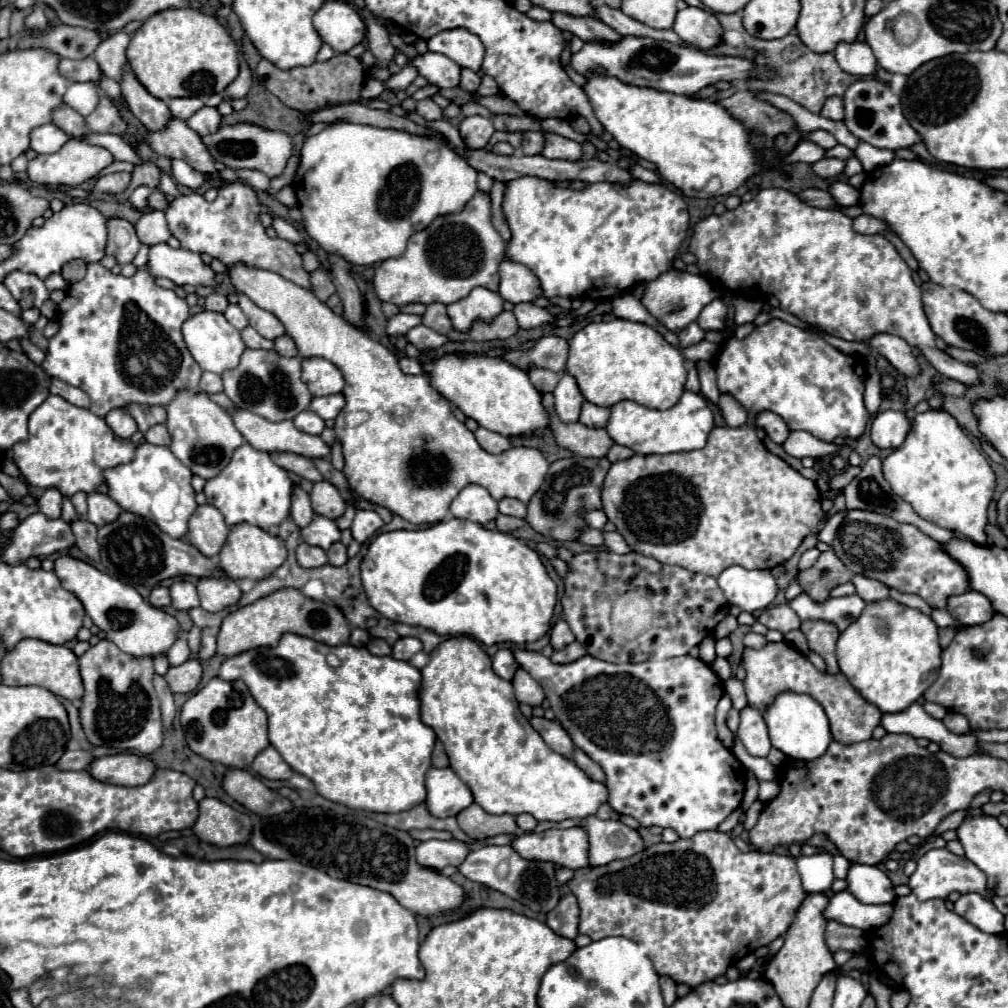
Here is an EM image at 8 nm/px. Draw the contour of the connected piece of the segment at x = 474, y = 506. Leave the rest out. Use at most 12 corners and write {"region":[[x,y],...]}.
{"region":[[477,484],[451,504],[453,518],[487,526],[499,516],[497,500]]}

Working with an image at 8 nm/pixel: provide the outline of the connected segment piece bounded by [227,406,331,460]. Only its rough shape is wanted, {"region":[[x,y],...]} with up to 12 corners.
{"region":[[239,406],[227,410],[255,448],[291,452],[309,460],[329,458],[321,436],[293,420],[267,422]]}

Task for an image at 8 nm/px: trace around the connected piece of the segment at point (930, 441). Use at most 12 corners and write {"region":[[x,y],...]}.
{"region":[[943,410],[883,460],[921,518],[987,546],[985,456]]}

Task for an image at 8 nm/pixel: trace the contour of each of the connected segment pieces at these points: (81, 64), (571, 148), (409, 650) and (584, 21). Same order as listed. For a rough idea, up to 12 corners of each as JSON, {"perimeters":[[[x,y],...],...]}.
{"perimeters":[[[91,56],[63,58],[59,70],[73,82],[99,82],[101,70]],[[543,132],[545,158],[579,160],[581,144]],[[399,638],[393,658],[409,660],[423,650],[419,638]],[[551,14],[559,30],[581,40],[619,40],[621,36],[593,16]]]}

